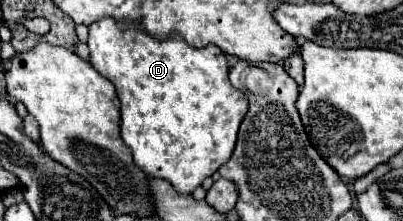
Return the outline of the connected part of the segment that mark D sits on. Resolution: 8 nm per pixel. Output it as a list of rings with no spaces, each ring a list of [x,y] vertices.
[[[102,18],[94,24],[90,24],[90,36],[88,36],[88,48],[90,48],[90,64],[104,76],[108,78],[114,86],[116,86],[116,94],[118,94],[118,100],[120,100],[120,136],[124,140],[124,144],[132,150],[132,158],[134,158],[134,164],[144,170],[148,176],[154,176],[154,178],[164,178],[168,180],[174,190],[178,190],[180,194],[192,194],[204,178],[212,176],[224,162],[228,162],[228,158],[232,156],[234,152],[234,144],[236,144],[236,134],[238,134],[238,126],[242,122],[242,116],[246,114],[246,96],[242,96],[242,92],[238,92],[236,88],[232,88],[230,80],[228,80],[228,60],[224,56],[224,52],[218,48],[218,46],[204,46],[204,48],[192,48],[188,46],[182,38],[170,38],[166,42],[160,42],[160,40],[154,40],[150,38],[148,34],[144,34],[140,28],[136,26],[128,26],[128,24],[122,24],[122,22],[116,22],[116,20],[110,20],[110,18]]]

